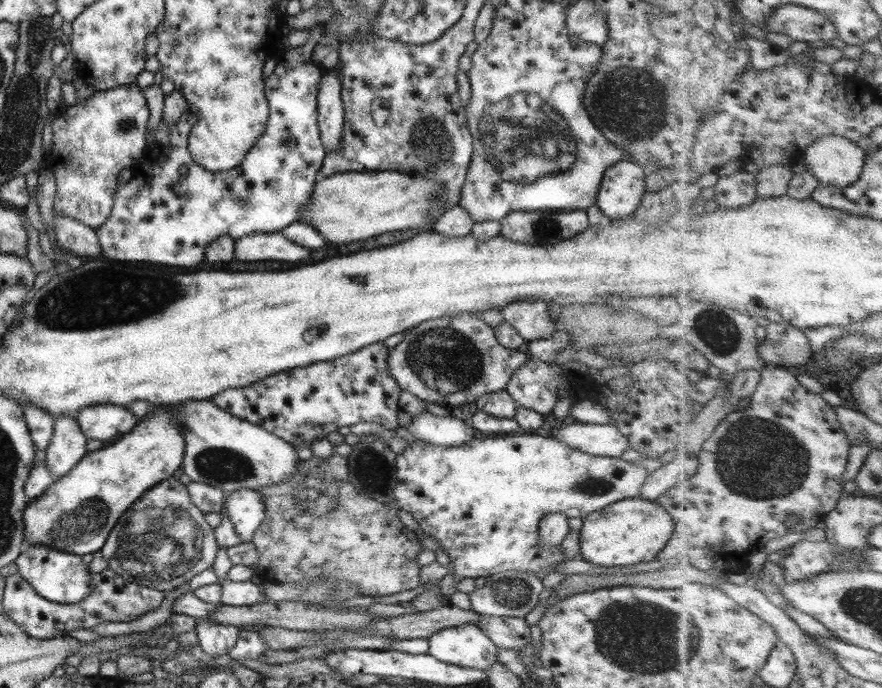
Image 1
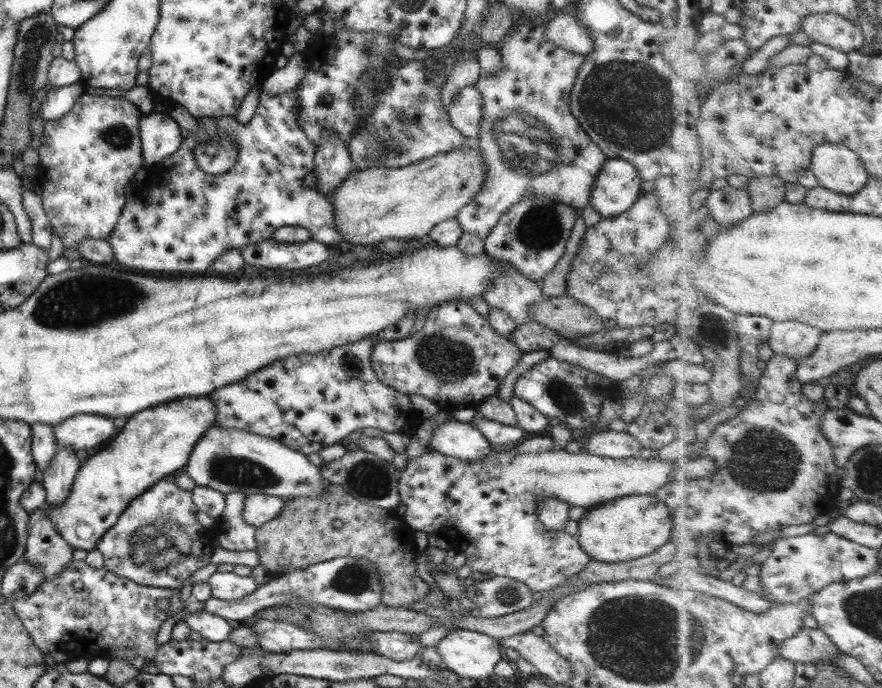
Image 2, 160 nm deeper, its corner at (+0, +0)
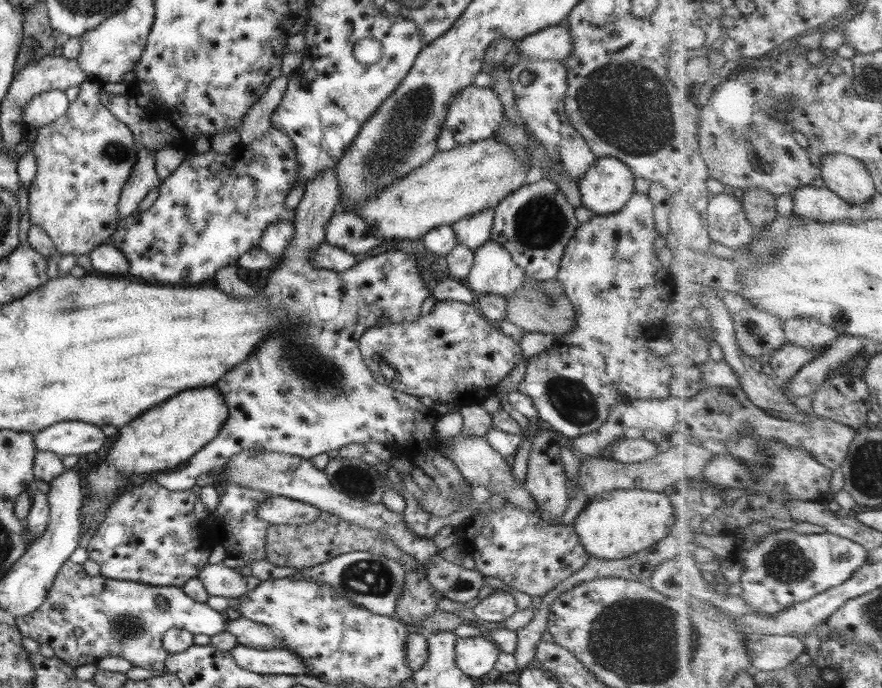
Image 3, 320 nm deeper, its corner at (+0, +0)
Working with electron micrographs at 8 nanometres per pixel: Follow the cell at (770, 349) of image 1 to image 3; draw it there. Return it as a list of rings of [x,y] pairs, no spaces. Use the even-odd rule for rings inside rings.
[[[789,318],[783,324],[789,343],[814,351],[833,344],[839,332],[813,318]]]

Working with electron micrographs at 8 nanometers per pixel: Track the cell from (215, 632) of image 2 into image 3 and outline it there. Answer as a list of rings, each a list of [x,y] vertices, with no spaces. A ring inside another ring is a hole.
[[[65,561],[57,571],[45,600],[31,614],[14,619],[18,631],[23,638],[31,638],[39,644],[47,644],[53,650],[54,658],[60,659],[69,667],[76,668],[85,664],[96,664],[101,658],[119,656],[127,660],[131,667],[139,667],[152,671],[163,670],[168,652],[163,648],[162,636],[170,628],[185,629],[194,634],[213,636],[224,631],[226,619],[221,613],[211,609],[205,603],[195,602],[183,594],[176,586],[149,586],[138,582],[113,580],[101,575],[89,576],[82,565]],[[161,596],[165,600],[165,608],[157,607],[155,598]]]

